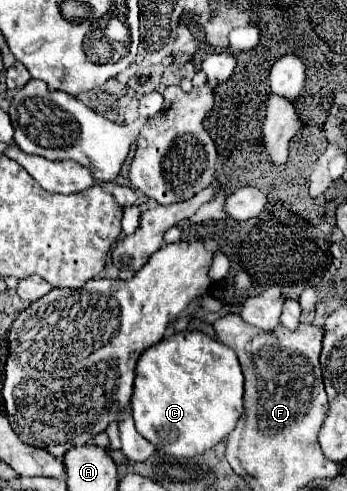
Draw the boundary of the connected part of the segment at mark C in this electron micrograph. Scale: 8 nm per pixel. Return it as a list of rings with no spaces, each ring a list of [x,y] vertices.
[[[183,330],[163,338],[159,344],[147,348],[137,360],[131,410],[137,432],[157,450],[183,458],[211,450],[235,428],[237,418],[243,412],[243,374],[235,352],[199,330]]]

